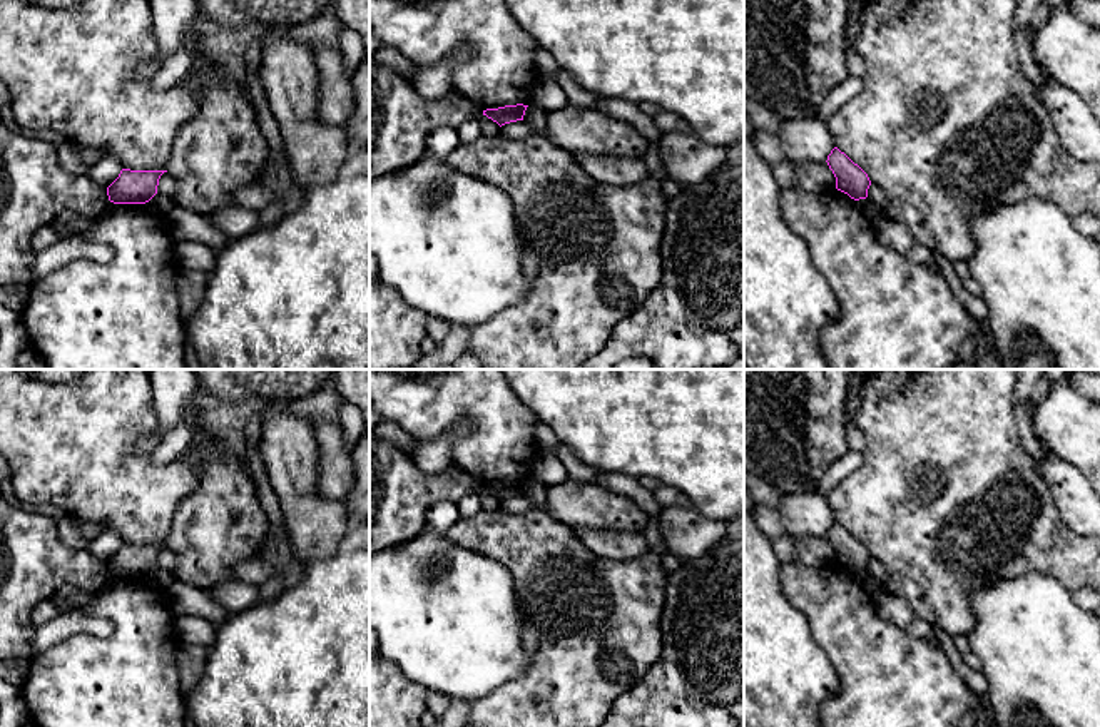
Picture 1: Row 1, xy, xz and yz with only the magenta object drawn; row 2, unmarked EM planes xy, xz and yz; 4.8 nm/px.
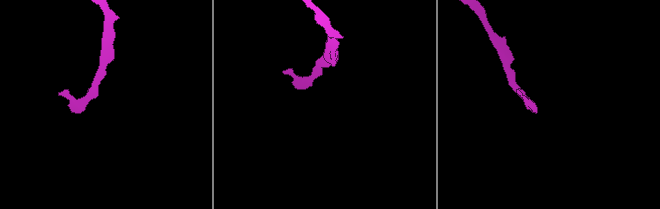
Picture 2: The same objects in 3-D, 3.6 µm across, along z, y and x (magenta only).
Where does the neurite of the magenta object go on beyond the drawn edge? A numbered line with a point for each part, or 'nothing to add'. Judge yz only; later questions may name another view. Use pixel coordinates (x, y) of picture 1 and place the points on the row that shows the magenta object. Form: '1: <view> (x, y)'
nothing to add

